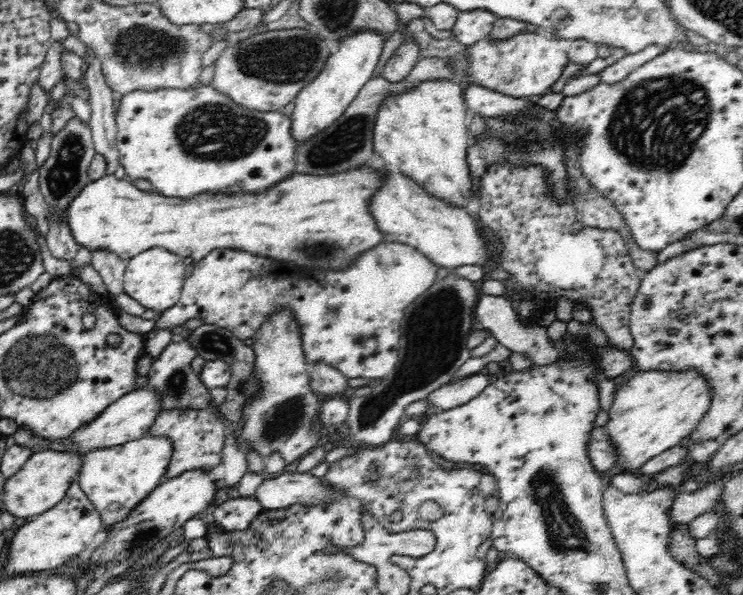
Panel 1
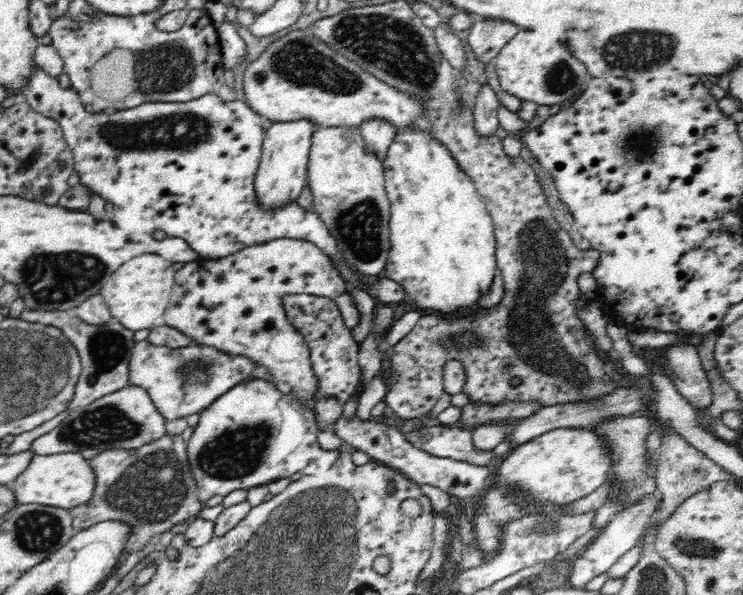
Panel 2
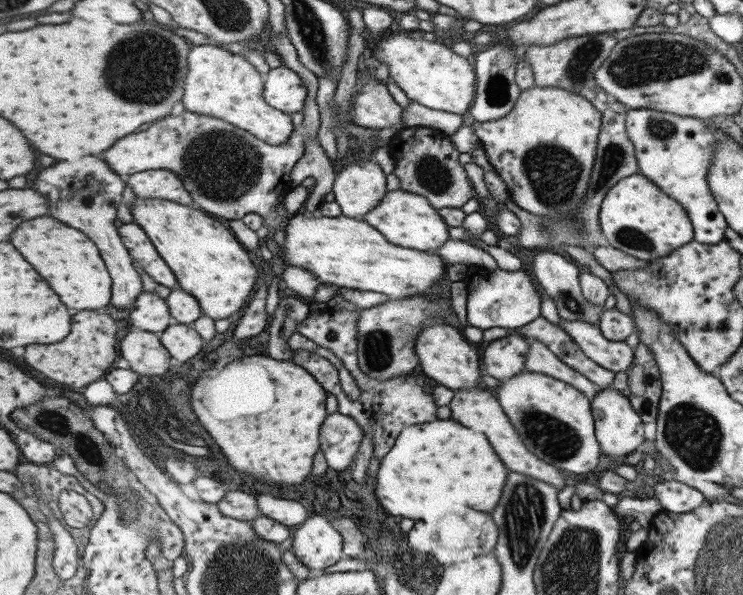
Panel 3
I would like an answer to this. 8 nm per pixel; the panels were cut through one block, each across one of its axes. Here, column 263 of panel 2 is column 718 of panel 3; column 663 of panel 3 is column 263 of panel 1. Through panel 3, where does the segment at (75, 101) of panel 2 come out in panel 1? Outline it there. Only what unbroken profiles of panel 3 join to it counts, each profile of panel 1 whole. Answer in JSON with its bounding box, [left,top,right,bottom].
[116,86,295,198]

